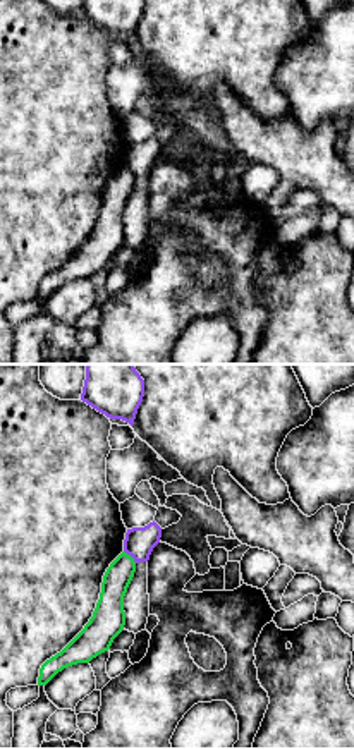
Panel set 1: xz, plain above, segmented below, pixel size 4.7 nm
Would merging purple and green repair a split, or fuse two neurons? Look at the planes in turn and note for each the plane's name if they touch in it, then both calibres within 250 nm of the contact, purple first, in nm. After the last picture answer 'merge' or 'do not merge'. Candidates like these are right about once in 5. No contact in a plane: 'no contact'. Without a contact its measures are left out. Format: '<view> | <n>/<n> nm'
xz | 140/130 nm

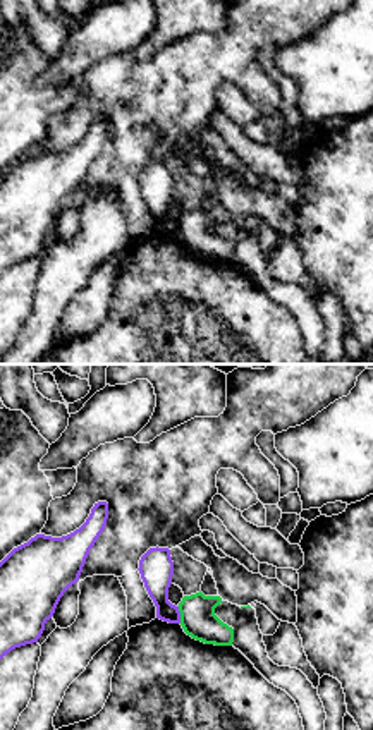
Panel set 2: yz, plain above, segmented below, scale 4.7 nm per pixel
yz | 160/170 nm

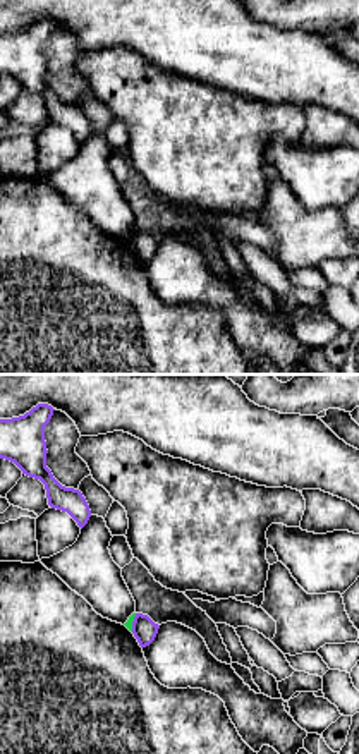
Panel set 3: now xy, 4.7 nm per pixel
xy | 110/40 nm

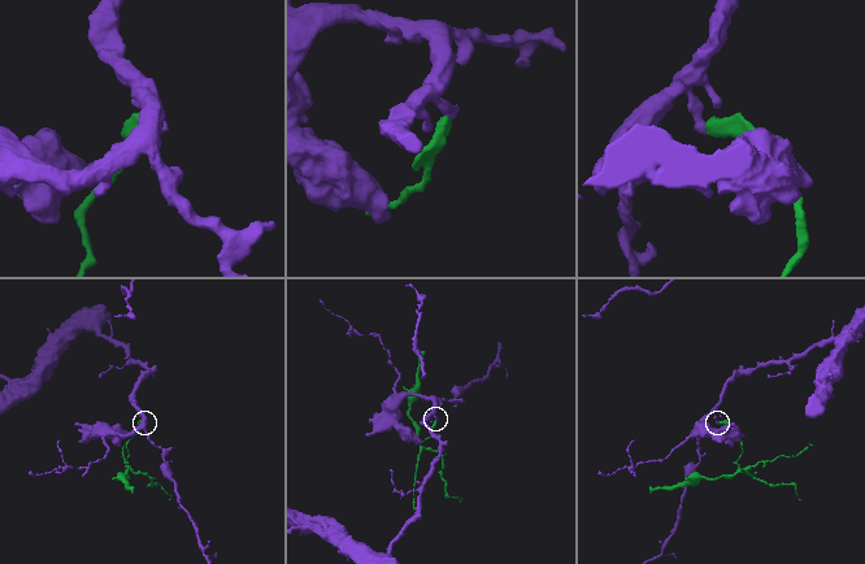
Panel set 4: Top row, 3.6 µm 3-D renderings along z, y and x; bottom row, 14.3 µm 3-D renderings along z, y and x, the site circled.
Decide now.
do not merge

